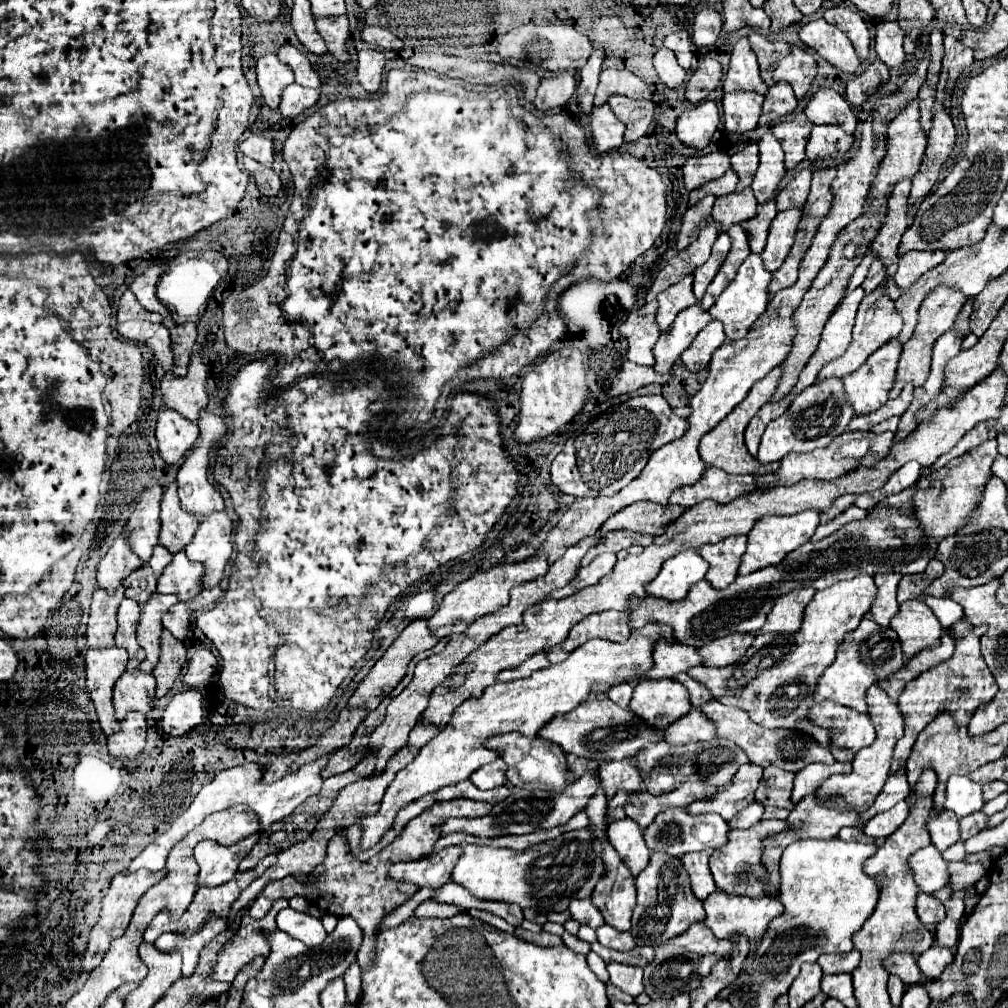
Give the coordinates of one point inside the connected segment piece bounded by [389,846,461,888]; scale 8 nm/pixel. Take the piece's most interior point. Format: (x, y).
(434, 871)

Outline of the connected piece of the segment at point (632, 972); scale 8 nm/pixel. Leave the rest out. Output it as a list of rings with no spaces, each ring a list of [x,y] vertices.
[[[609,962],[607,970],[611,974],[611,984],[621,988],[625,994],[639,996],[643,992],[643,968]]]

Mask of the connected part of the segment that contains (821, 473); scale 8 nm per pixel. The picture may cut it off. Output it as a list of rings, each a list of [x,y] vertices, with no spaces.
[[[845,432],[841,436],[837,436],[829,446],[815,450],[815,452],[807,452],[807,454],[799,454],[799,452],[791,452],[781,460],[781,466],[777,470],[777,484],[781,486],[793,486],[795,482],[803,480],[803,478],[813,478],[813,480],[835,480],[851,470],[855,470],[857,466],[863,464],[865,456],[869,452],[869,442],[873,442],[873,464],[879,462],[879,458],[883,458],[885,454],[889,454],[891,446],[893,446],[893,434],[885,432],[885,434],[873,434],[873,432]]]

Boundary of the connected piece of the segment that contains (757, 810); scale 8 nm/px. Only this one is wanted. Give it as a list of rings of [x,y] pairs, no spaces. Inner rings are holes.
[[[753,802],[753,804],[747,806],[745,810],[741,810],[741,812],[729,822],[729,826],[731,826],[731,828],[749,828],[749,826],[757,824],[757,822],[761,820],[761,816],[763,816],[763,806],[761,806],[759,802]]]

